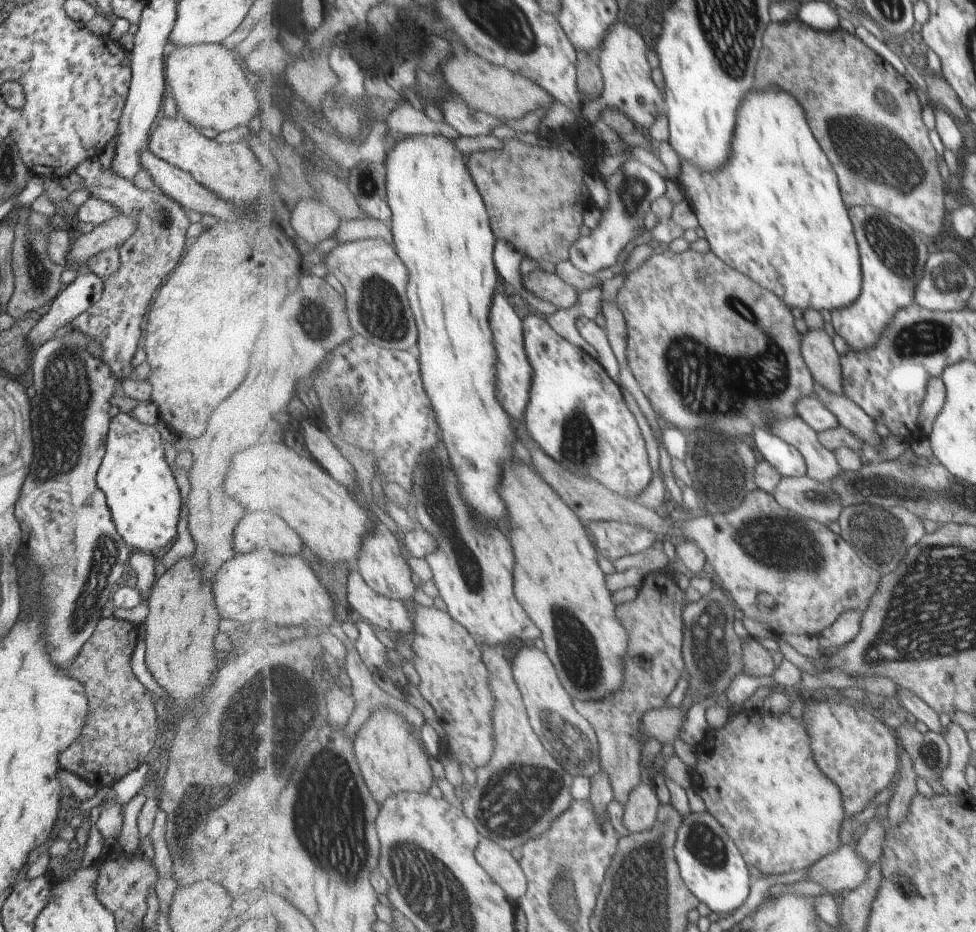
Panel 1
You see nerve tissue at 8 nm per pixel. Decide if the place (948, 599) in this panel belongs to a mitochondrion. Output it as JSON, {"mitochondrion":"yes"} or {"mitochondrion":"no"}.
{"mitochondrion":"yes"}

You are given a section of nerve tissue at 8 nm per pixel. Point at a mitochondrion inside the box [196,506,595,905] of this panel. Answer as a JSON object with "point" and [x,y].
{"point":[330,784]}

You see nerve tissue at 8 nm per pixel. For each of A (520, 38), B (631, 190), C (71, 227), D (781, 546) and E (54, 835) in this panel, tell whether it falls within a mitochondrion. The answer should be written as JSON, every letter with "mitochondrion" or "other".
{"A":"mitochondrion","B":"mitochondrion","C":"other","D":"mitochondrion","E":"other"}

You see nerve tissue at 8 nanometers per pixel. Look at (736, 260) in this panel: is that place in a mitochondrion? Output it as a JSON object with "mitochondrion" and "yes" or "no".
{"mitochondrion":"no"}

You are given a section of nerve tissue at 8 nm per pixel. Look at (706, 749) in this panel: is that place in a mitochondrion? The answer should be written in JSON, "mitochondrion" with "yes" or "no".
{"mitochondrion":"no"}

